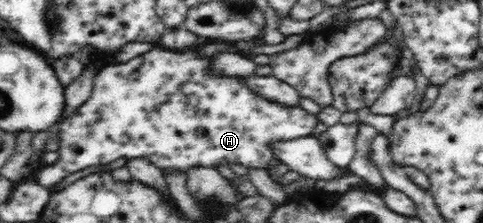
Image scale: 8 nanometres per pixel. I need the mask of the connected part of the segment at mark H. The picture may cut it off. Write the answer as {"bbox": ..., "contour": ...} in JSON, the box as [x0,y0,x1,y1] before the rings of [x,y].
{"bbox":[36,44,318,189],"contour":[[[154,44],[154,50],[148,51],[144,56],[138,56],[126,64],[110,64],[101,68],[100,74],[96,73],[93,80],[93,90],[87,98],[87,102],[79,106],[74,112],[70,112],[70,116],[66,116],[62,122],[57,124],[56,132],[59,136],[58,160],[56,164],[44,167],[36,176],[36,181],[40,186],[50,189],[57,185],[66,176],[78,170],[84,170],[88,166],[106,165],[118,158],[148,158],[152,164],[156,165],[162,172],[164,171],[184,171],[193,166],[216,166],[216,164],[242,164],[246,168],[266,168],[269,166],[273,158],[273,148],[278,142],[286,142],[304,136],[310,136],[318,119],[311,113],[305,112],[302,108],[296,109],[288,106],[268,101],[265,97],[253,92],[252,89],[245,84],[244,78],[234,76],[234,78],[212,78],[212,74],[208,72],[208,58],[200,58],[198,52],[182,49],[182,52],[170,52],[170,50],[160,50],[160,45]]]}

